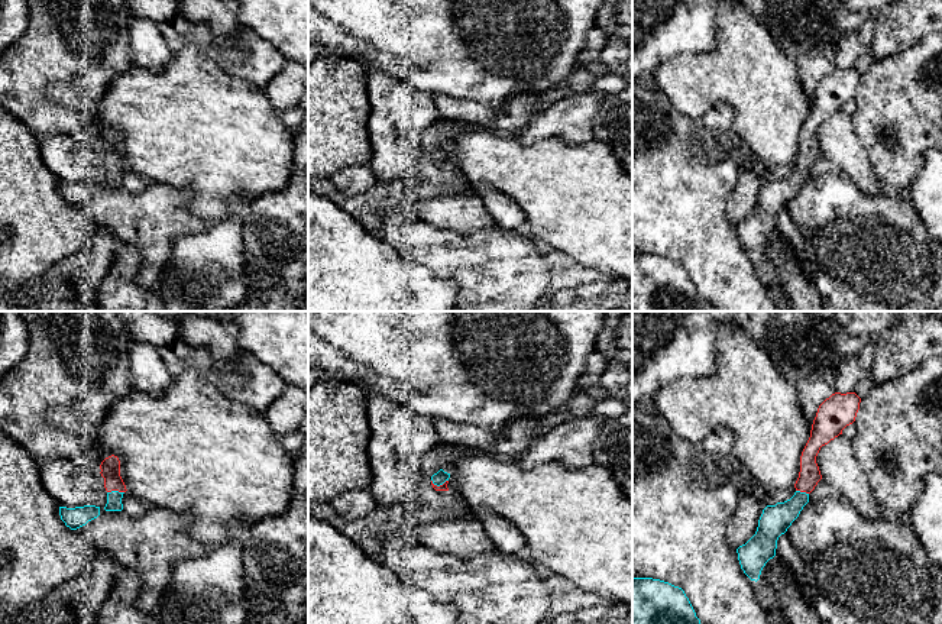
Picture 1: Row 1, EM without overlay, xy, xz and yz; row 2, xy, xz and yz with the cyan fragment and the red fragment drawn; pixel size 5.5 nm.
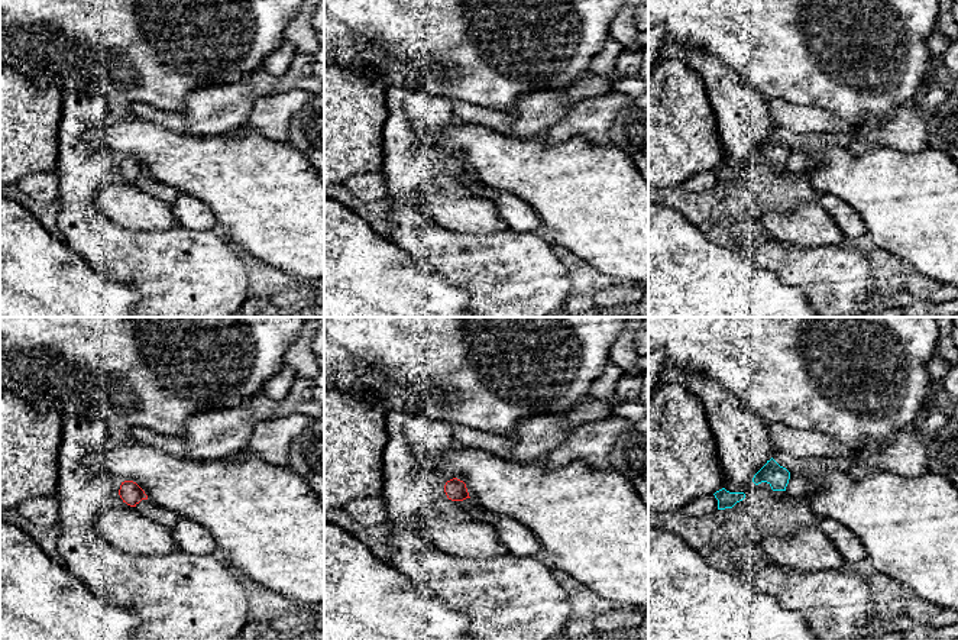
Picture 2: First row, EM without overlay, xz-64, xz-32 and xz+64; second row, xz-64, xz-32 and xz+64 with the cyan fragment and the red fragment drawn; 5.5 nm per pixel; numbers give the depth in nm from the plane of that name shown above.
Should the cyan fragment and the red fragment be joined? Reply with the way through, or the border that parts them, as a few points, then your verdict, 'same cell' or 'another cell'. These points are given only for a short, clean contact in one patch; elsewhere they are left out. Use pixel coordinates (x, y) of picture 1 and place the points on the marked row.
same cell

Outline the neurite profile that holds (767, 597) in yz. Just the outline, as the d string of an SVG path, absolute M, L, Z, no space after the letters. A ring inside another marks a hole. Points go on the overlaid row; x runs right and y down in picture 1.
M758 579L755 582L755 592L760 604L767 611L771 624L789 624L787 618L780 610L778 595L771 585Z

